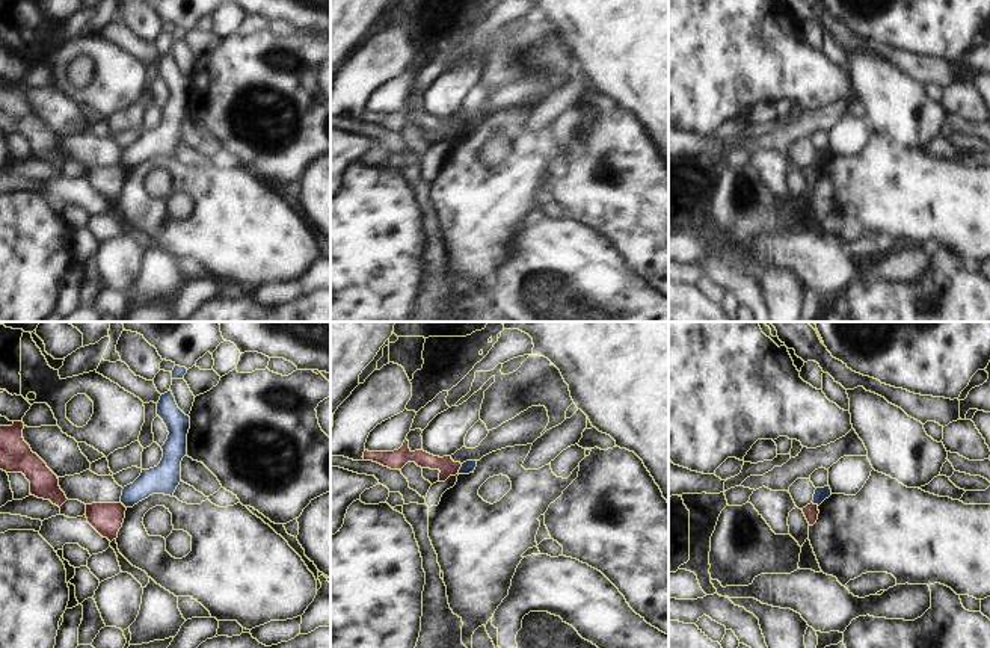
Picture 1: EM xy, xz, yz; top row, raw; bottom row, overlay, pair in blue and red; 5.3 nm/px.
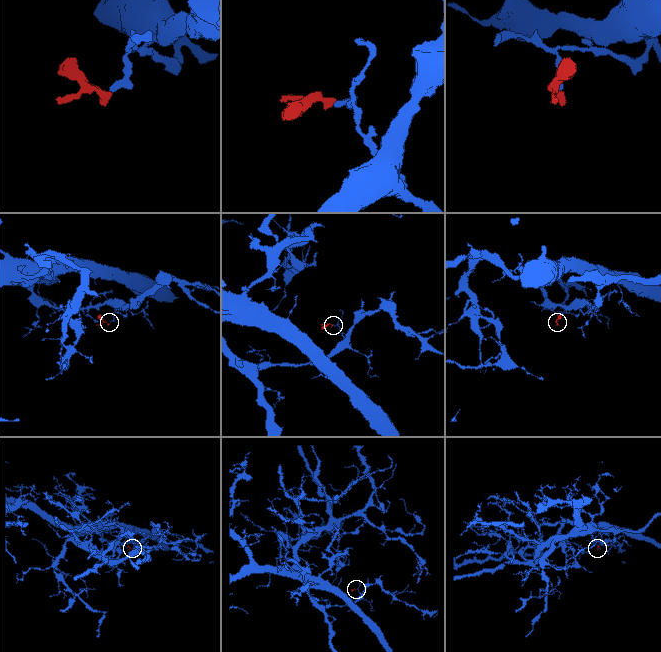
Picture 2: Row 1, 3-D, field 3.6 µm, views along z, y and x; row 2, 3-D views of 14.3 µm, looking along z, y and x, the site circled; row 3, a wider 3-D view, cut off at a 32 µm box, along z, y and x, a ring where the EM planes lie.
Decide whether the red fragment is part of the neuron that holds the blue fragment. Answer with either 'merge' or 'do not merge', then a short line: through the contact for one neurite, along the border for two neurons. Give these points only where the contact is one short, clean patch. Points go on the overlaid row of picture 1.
do not merge | xz (462, 464), (458, 473)

